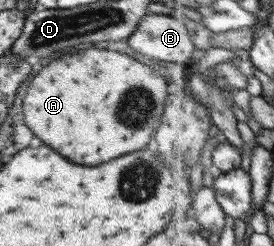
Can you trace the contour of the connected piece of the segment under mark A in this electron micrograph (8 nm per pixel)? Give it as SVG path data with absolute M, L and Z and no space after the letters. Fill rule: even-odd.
M88 48L52 60L30 80L22 98L22 120L36 138L66 160L98 166L148 144L160 124L166 96L160 70L154 72L120 52ZM120 106L122 122L118 124Z

